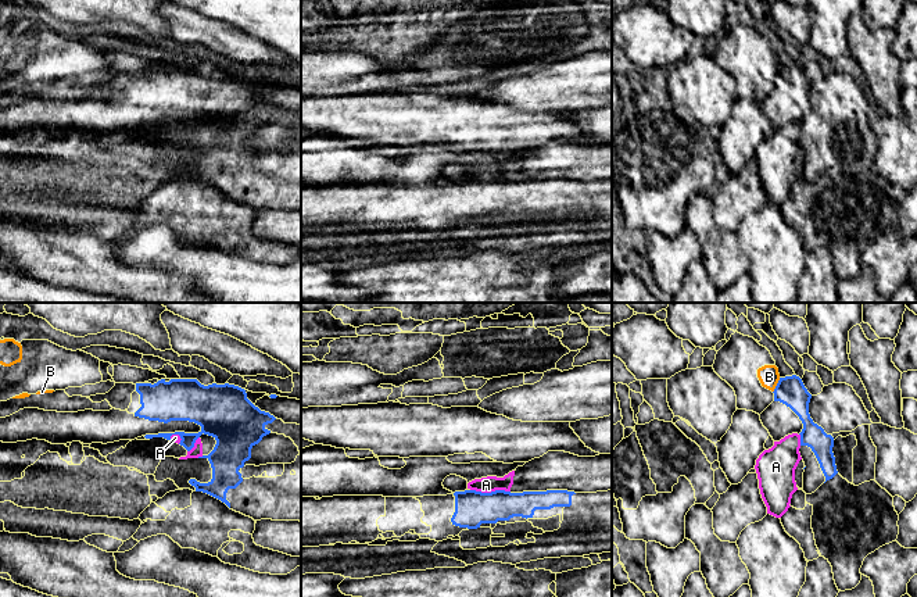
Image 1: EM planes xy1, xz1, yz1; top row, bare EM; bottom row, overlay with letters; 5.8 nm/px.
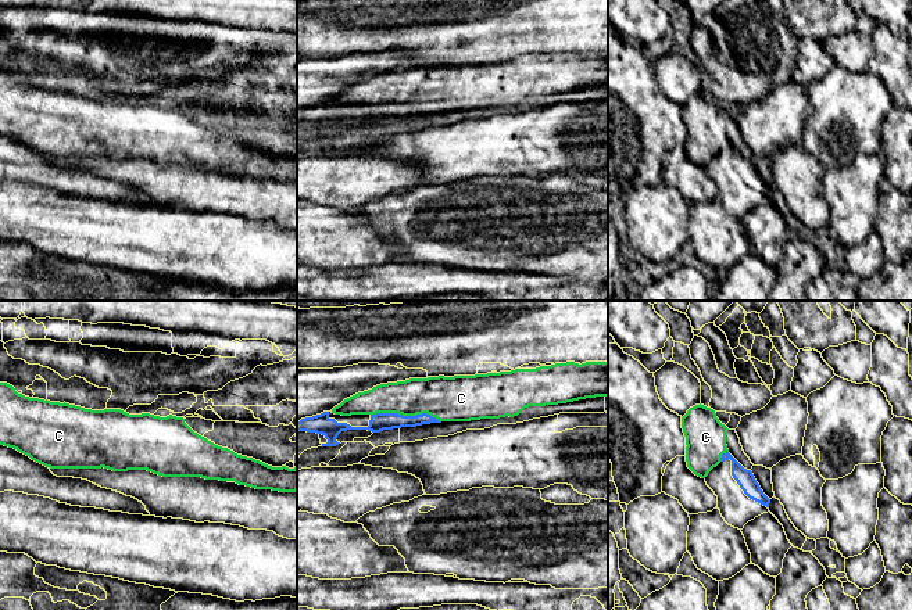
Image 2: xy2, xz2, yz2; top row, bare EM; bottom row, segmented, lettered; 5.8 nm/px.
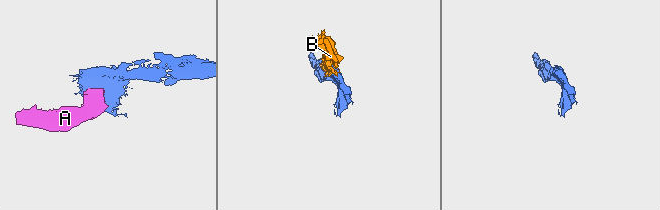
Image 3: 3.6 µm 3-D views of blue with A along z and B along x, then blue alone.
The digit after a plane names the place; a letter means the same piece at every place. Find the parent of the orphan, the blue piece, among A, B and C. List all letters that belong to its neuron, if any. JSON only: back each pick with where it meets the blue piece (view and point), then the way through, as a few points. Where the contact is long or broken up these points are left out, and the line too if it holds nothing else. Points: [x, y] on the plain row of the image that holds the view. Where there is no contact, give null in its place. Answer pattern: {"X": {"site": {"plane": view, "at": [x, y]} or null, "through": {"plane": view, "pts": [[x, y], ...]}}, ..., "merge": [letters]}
{"merge": []}

